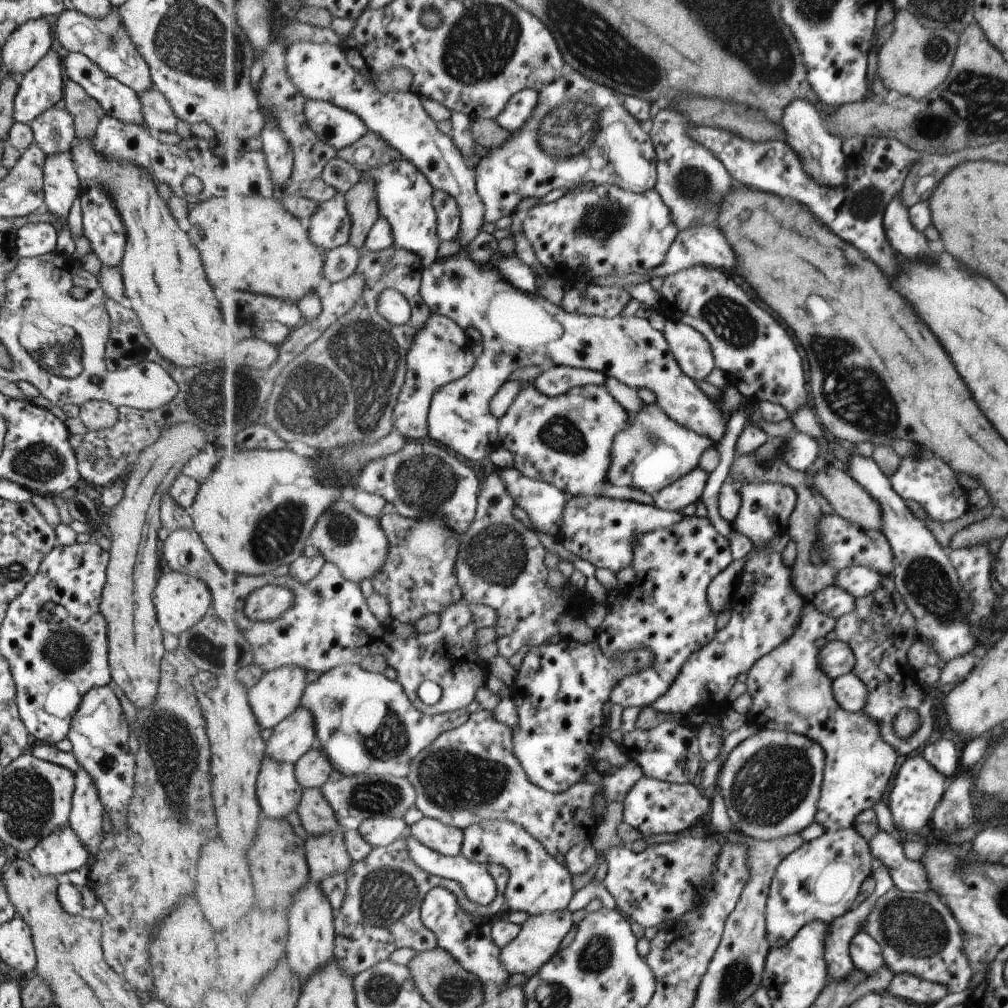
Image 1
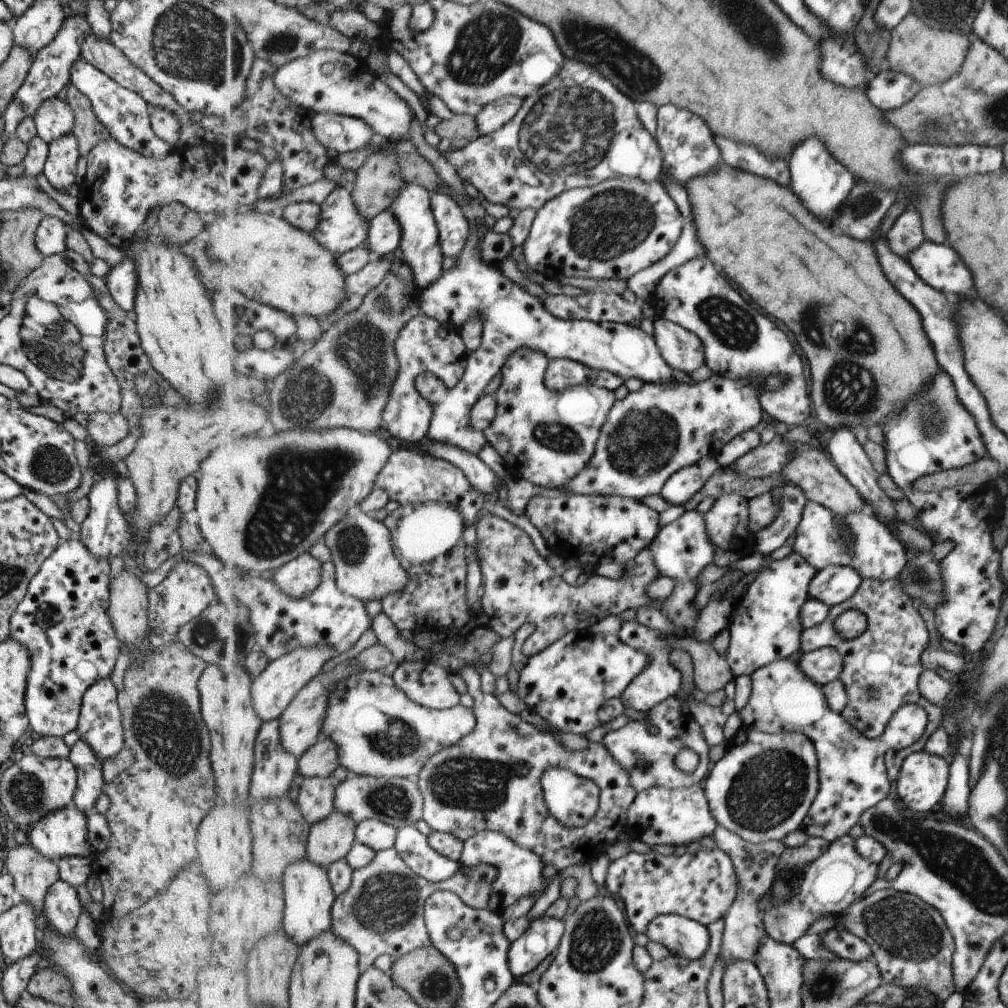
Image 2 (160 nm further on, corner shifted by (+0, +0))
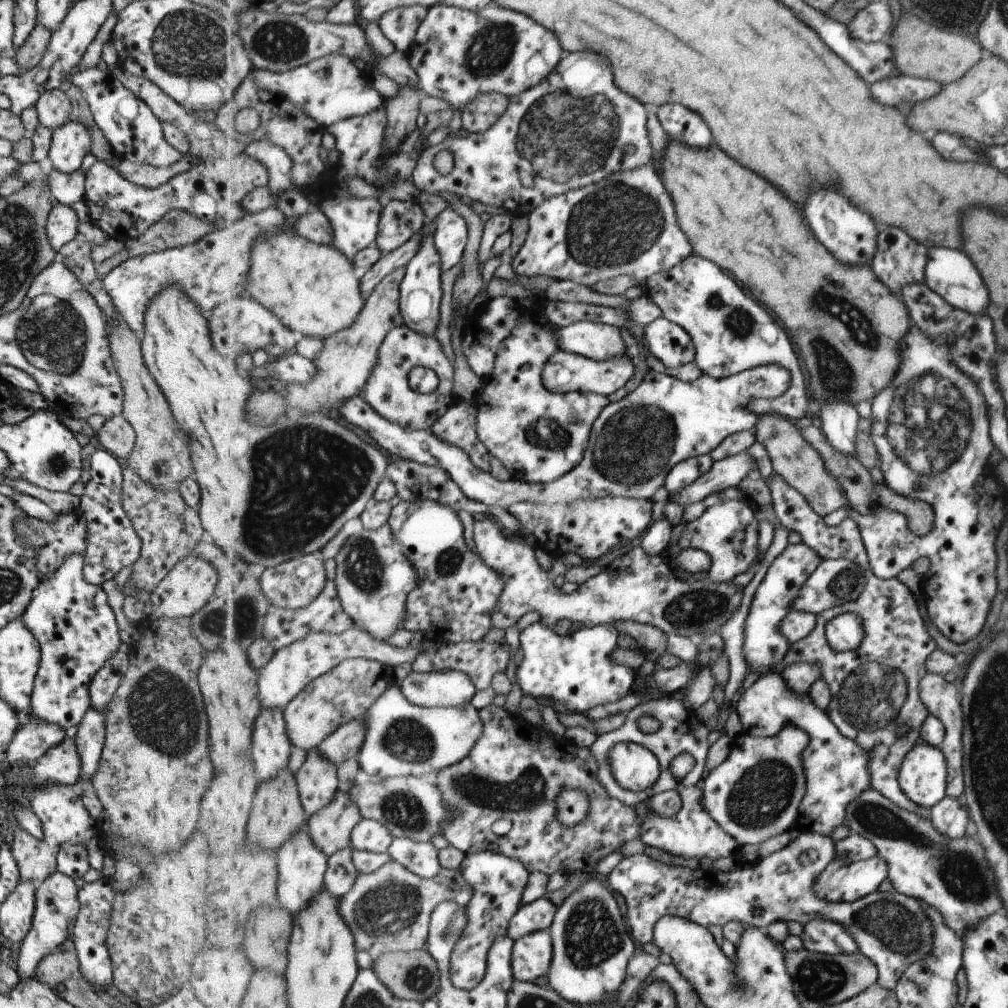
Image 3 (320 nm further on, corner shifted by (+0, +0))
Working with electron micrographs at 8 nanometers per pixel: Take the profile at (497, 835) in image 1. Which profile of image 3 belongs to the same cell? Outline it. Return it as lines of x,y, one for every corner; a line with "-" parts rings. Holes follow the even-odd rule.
481,851
467,855
460,871
472,886
474,893
466,906
467,926
452,951
450,977
457,988
472,991
485,978
488,954
496,943
495,940
506,936
509,922
524,905
524,892
531,873
520,860
495,851

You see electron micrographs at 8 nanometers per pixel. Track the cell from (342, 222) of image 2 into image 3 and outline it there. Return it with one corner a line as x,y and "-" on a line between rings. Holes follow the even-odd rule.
337,197
323,200
321,210
328,216
334,228
334,242
331,246
337,247
353,262
357,253
376,242
380,228
380,220
384,207
377,197
358,199
357,197

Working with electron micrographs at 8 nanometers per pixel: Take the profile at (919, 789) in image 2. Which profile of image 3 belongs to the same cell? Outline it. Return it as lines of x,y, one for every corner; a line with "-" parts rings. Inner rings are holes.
929,743
917,744
913,752
909,752
909,760
905,759
905,768
901,769
901,788
909,792
909,800
923,808
931,808
947,796
947,759
938,746

